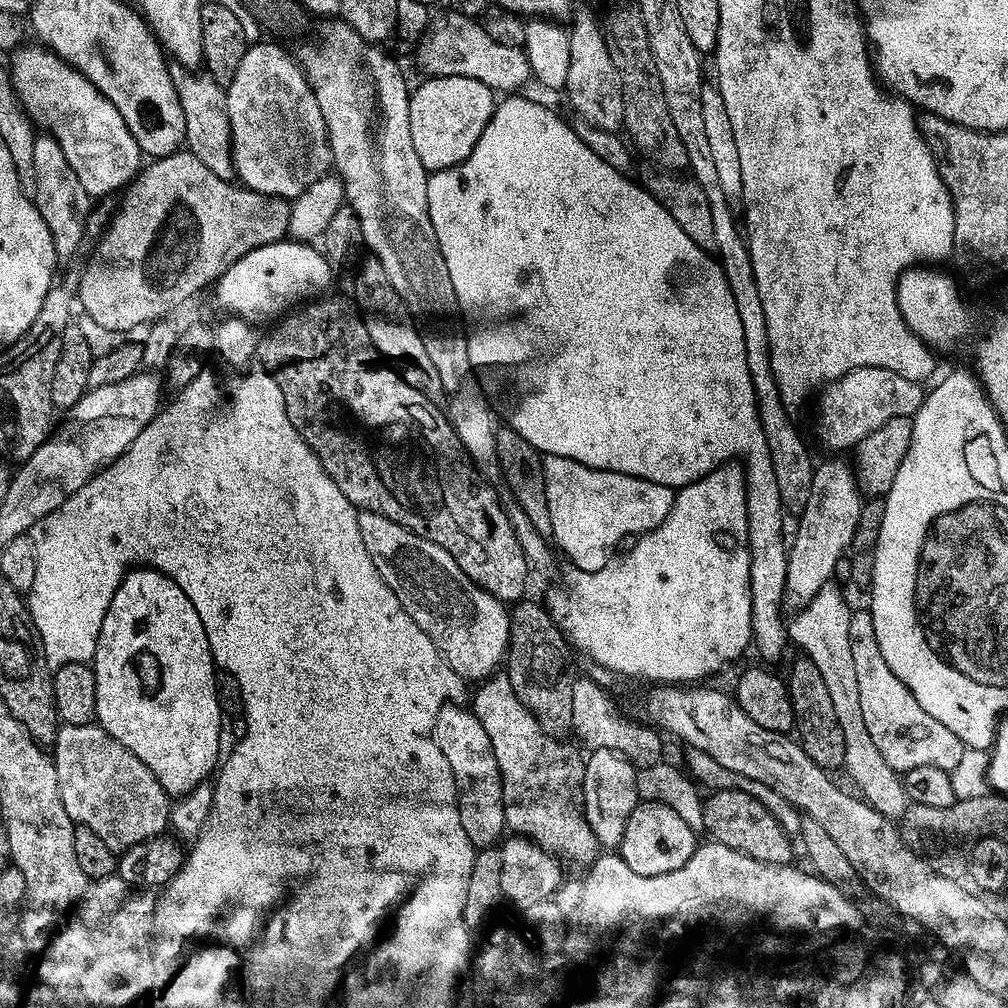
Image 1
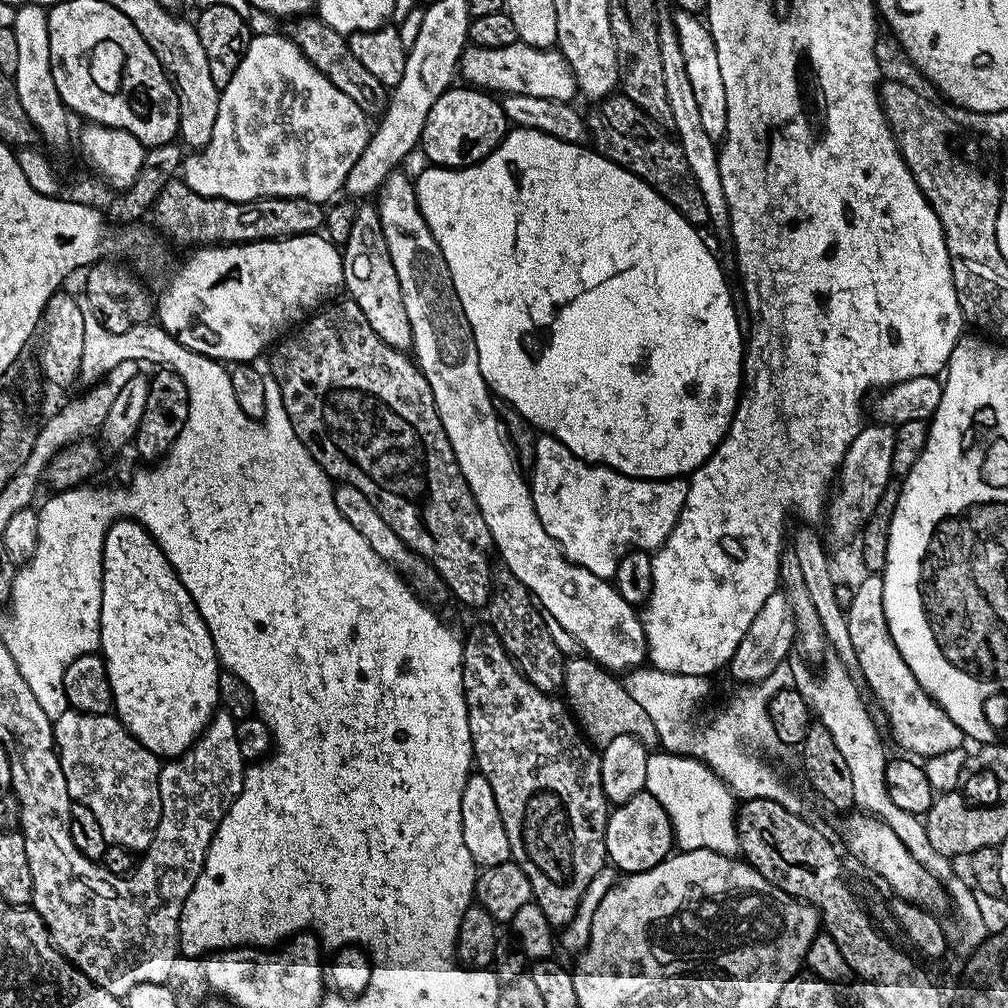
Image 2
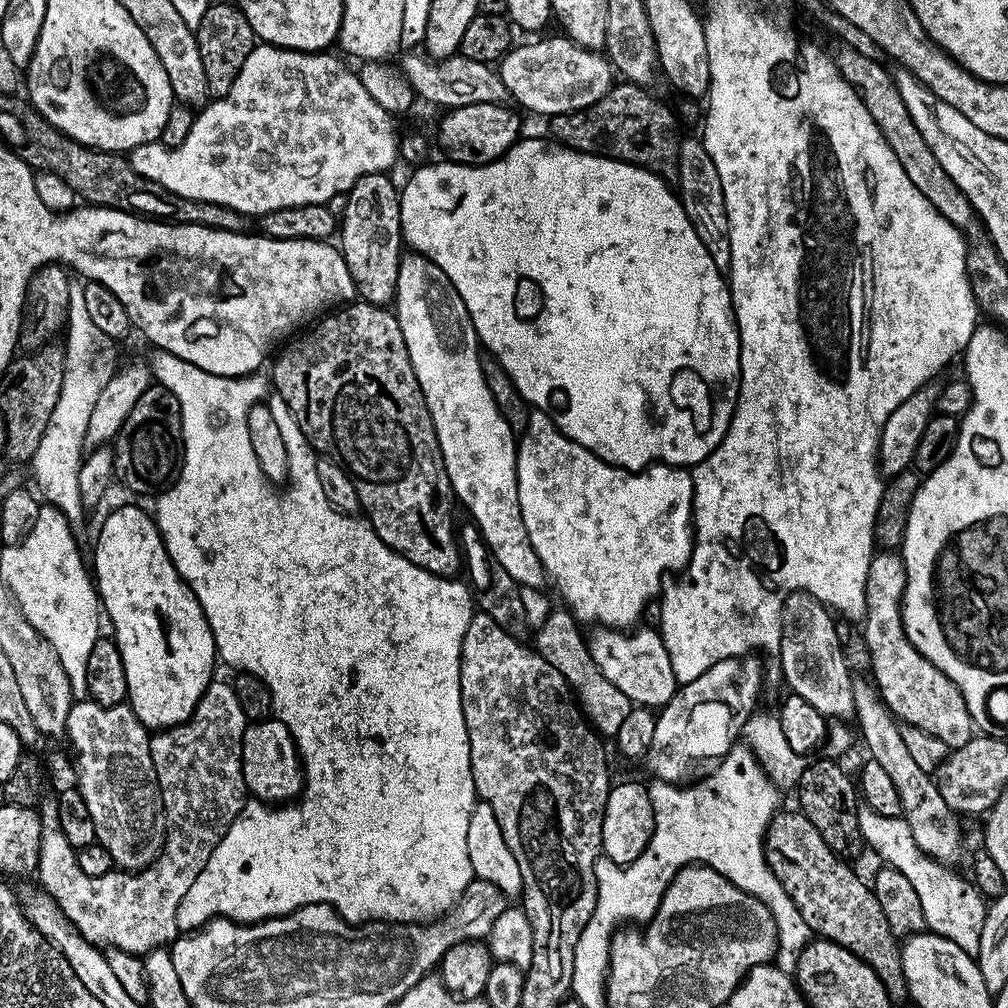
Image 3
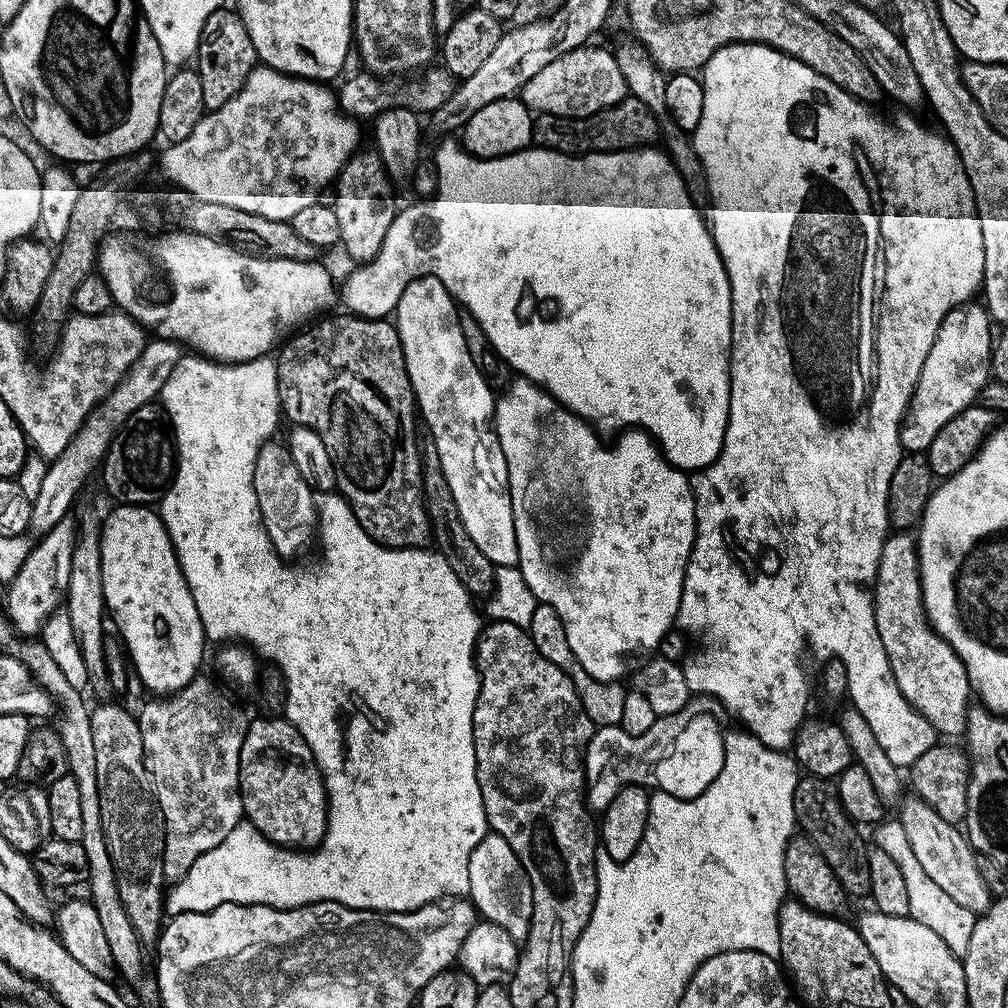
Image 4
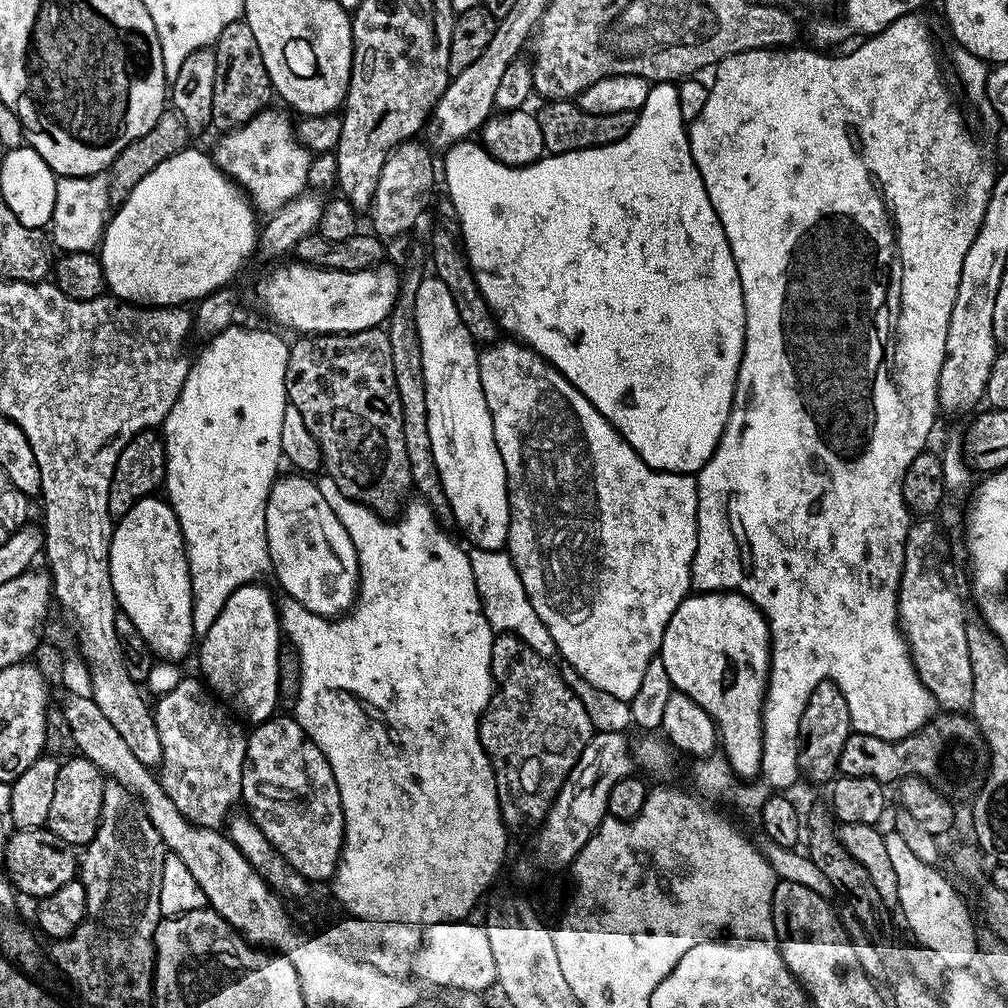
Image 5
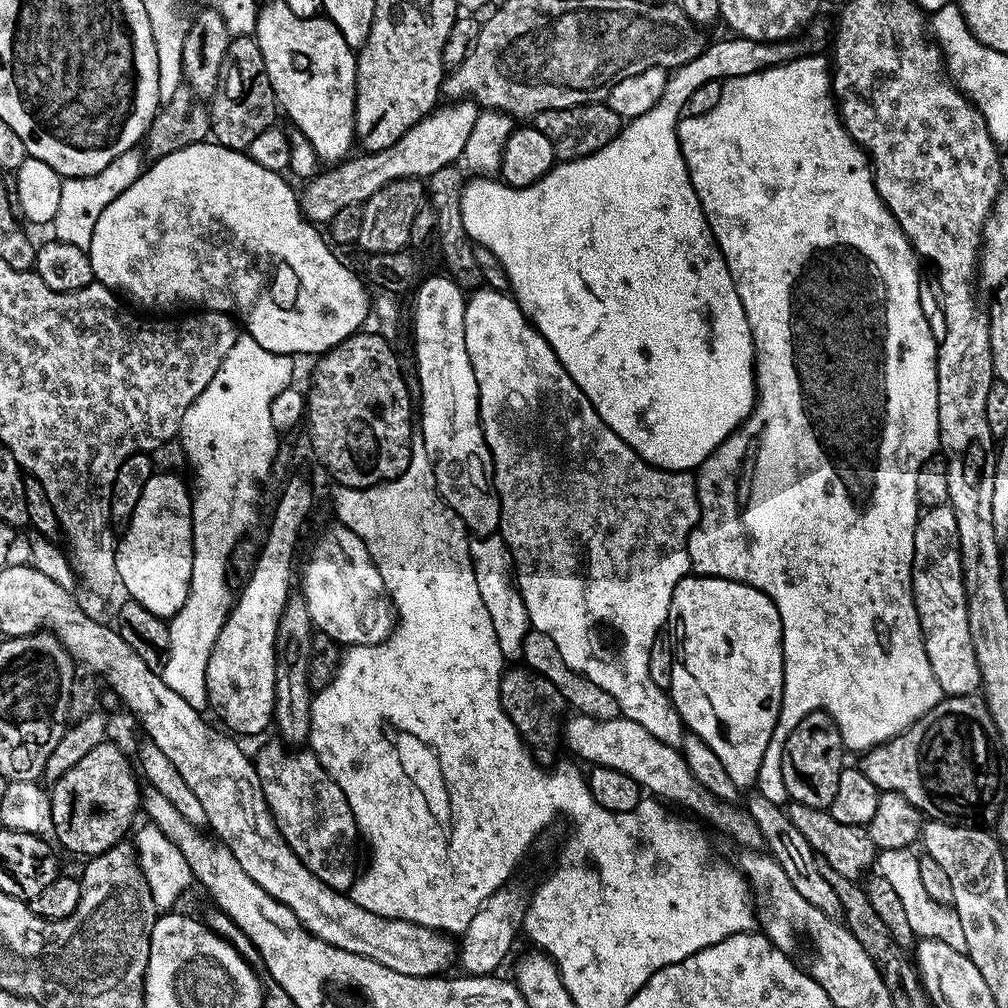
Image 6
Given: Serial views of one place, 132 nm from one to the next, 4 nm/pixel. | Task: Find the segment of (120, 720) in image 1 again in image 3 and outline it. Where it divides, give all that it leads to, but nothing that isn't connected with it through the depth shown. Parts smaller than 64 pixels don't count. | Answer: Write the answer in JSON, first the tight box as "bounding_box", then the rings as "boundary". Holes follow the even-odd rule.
{"bounding_box":[90,504,218,730],"boundary":[[[132,504],[114,509],[105,518],[96,536],[96,557],[90,560],[90,564],[94,569],[94,583],[103,615],[106,620],[108,616],[116,631],[114,639],[126,676],[128,707],[138,722],[149,730],[173,728],[176,724],[192,719],[193,710],[214,679],[212,671],[218,665],[216,637],[208,625],[208,619],[204,617],[203,606],[172,564],[155,519]]]}

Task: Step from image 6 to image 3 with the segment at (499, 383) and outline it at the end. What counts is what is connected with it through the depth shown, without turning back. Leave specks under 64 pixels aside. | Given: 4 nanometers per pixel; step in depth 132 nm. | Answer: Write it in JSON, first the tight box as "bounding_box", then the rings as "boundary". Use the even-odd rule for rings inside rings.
{"bounding_box":[516,410,694,630],"boundary":[[[536,410],[527,417],[526,429],[528,433],[521,435],[516,450],[516,477],[518,478],[518,502],[522,522],[526,526],[526,534],[542,562],[547,579],[556,583],[560,596],[565,600],[577,621],[584,620],[591,626],[601,628],[618,628],[628,630],[637,623],[636,619],[644,612],[648,600],[655,601],[661,595],[662,585],[665,583],[664,575],[667,572],[679,573],[692,553],[692,541],[694,528],[692,525],[692,474],[687,467],[673,466],[663,462],[653,462],[639,470],[629,470],[624,466],[606,463],[593,452],[587,452],[582,446],[578,446],[568,436],[563,436],[556,427],[555,419],[547,411]]]}

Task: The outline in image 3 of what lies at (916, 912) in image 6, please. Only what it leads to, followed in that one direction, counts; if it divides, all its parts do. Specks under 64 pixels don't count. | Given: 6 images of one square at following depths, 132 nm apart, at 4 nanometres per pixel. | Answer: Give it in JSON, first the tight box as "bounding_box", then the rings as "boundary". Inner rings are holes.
{"bounding_box":[859,806,986,953],"boundary":[[[867,806],[859,809],[860,833],[865,845],[873,848],[884,859],[883,863],[893,872],[903,876],[913,886],[914,894],[918,894],[918,902],[922,902],[922,914],[929,932],[954,942],[954,946],[962,946],[962,950],[975,953],[981,938],[982,922],[986,911],[985,897],[971,879],[955,876],[951,867],[941,861],[932,859],[914,842],[910,834],[910,826],[903,815],[883,816]]]}

